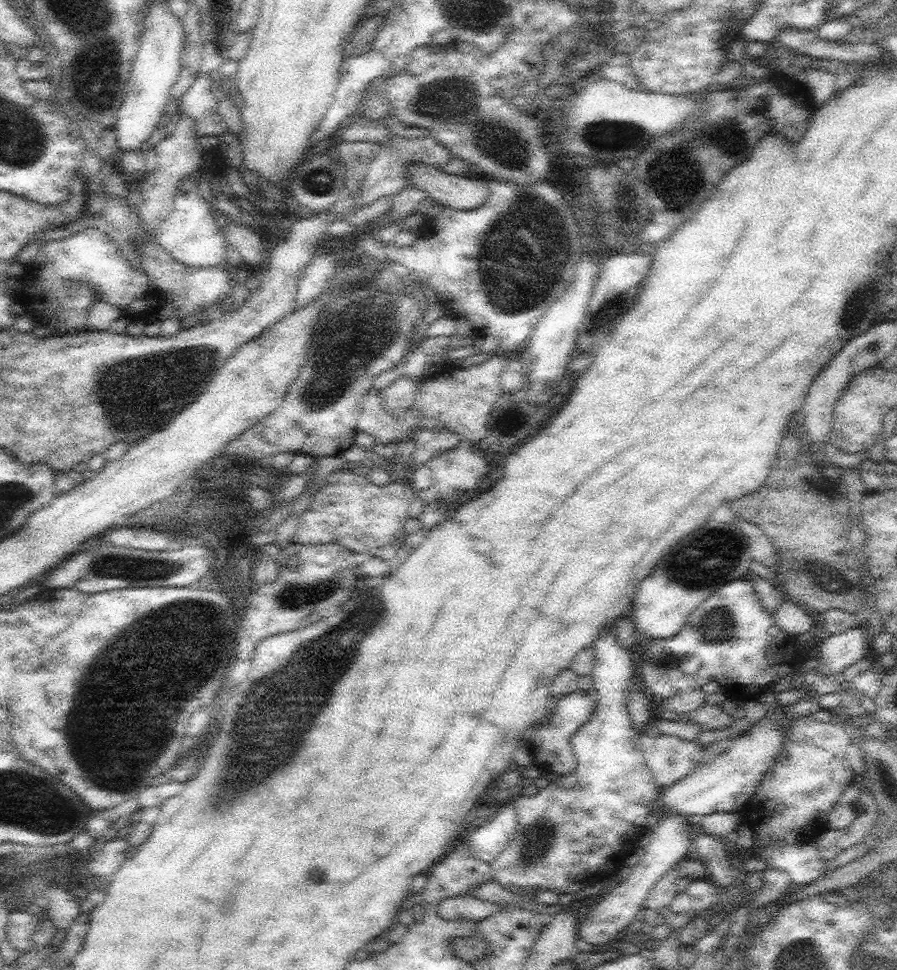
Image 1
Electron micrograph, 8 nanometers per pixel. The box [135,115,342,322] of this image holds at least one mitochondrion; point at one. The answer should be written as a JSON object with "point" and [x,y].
{"point":[320,181]}

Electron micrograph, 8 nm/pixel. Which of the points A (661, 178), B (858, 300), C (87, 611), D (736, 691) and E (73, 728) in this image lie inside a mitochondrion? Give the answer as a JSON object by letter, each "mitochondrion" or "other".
{"A":"mitochondrion","B":"mitochondrion","C":"other","D":"other","E":"mitochondrion"}

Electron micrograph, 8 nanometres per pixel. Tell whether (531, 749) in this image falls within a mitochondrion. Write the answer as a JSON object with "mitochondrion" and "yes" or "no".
{"mitochondrion":"no"}

